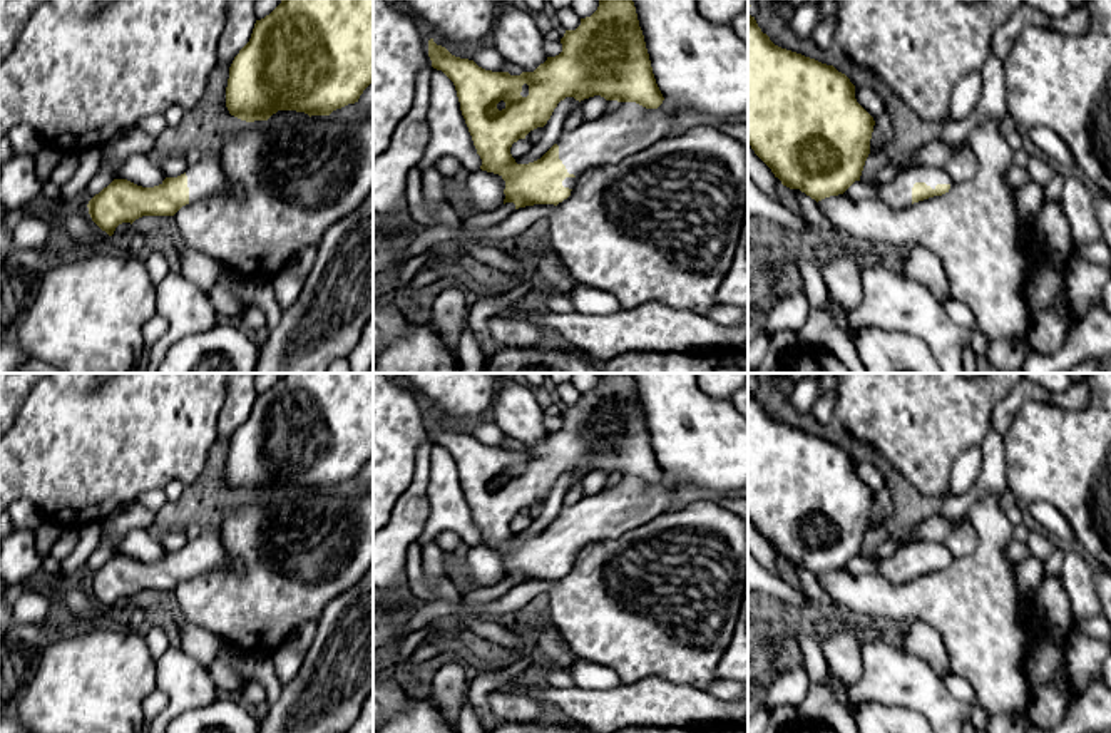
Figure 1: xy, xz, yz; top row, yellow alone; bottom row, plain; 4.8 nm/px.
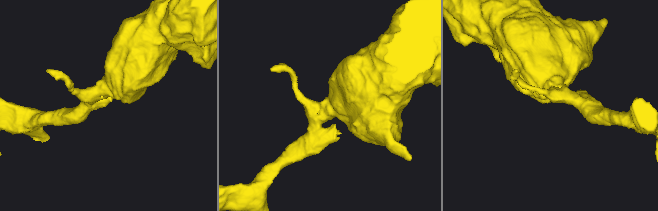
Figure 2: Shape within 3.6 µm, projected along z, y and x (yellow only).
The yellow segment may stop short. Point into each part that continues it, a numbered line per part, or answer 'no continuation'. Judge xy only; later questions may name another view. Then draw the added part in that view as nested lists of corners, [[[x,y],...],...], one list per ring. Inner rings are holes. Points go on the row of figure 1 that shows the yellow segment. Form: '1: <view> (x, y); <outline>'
1: xy (206, 178); [[[221,156],[202,157],[186,169],[189,204],[211,196],[236,197],[238,186],[223,169]]]

